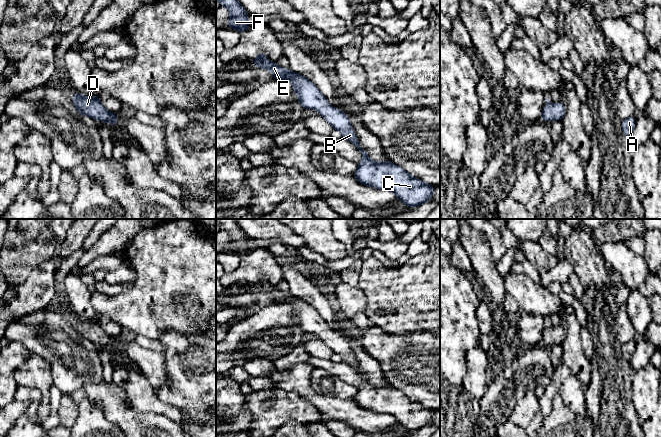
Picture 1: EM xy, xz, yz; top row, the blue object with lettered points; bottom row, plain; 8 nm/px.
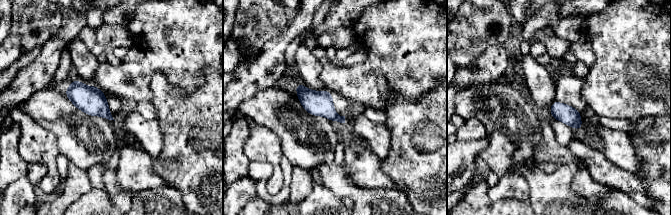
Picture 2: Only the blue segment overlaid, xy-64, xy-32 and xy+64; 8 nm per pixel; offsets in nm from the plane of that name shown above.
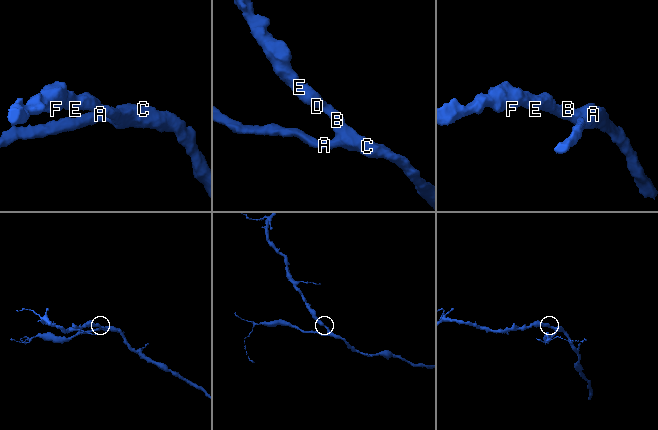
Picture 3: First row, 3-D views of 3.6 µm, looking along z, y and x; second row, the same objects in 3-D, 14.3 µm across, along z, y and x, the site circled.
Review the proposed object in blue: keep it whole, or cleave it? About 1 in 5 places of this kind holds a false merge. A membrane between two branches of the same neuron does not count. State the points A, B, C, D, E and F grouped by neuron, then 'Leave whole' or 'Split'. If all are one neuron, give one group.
Groups: A B C D E F. Leave whole

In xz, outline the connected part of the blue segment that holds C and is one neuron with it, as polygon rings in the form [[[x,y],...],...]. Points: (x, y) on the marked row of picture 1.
[[[262,51],[251,64],[270,70],[275,80],[290,80],[302,108],[317,110],[335,131],[340,132],[344,139],[353,143],[361,151],[363,158],[352,175],[359,183],[393,192],[398,201],[412,209],[432,200],[435,186],[413,177],[402,167],[391,163],[388,158],[385,162],[371,160],[368,153],[362,149],[347,114],[331,106],[313,82],[290,68],[283,69],[277,63],[272,63]]]

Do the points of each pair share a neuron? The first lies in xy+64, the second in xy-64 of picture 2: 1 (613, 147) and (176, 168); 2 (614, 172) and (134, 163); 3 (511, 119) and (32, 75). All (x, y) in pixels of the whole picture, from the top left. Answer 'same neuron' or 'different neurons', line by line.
1: different neurons
2: same neuron
3: different neurons

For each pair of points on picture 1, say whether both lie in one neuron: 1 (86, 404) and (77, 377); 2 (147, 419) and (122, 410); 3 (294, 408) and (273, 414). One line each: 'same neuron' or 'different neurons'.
1: different neurons
2: same neuron
3: same neuron

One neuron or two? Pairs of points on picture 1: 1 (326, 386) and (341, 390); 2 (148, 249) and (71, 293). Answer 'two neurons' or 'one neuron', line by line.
1: one neuron
2: two neurons

